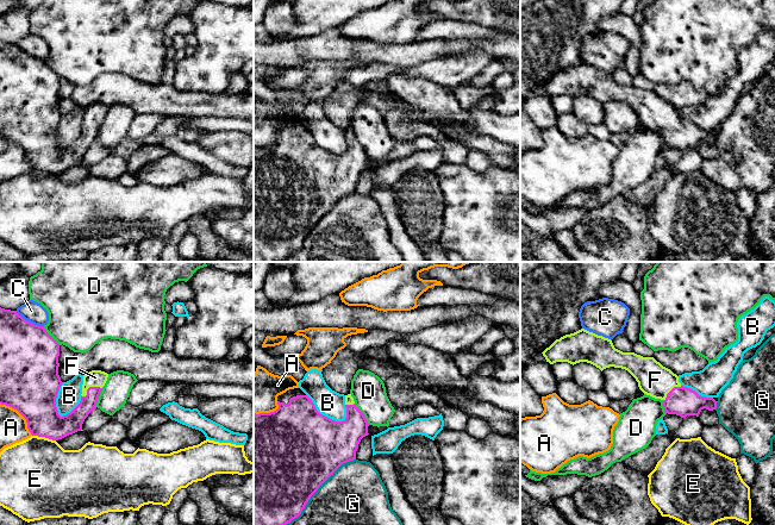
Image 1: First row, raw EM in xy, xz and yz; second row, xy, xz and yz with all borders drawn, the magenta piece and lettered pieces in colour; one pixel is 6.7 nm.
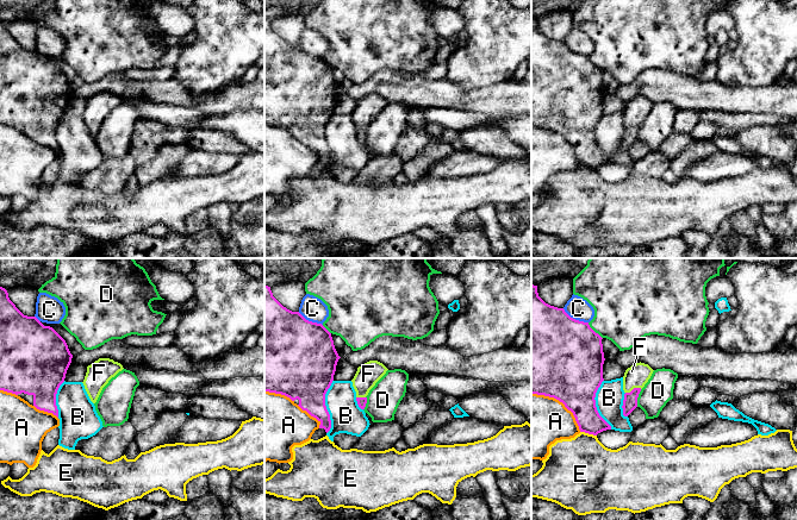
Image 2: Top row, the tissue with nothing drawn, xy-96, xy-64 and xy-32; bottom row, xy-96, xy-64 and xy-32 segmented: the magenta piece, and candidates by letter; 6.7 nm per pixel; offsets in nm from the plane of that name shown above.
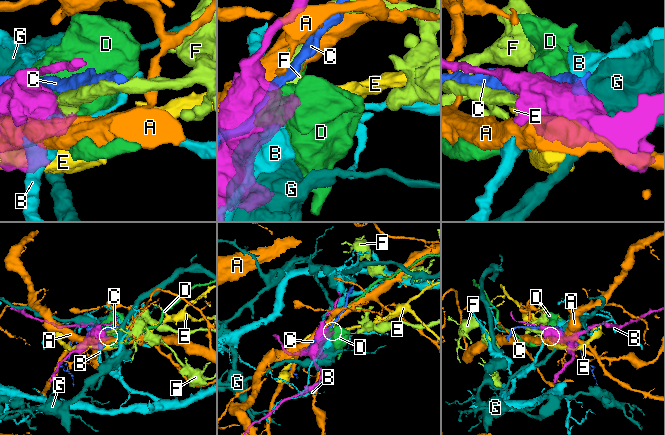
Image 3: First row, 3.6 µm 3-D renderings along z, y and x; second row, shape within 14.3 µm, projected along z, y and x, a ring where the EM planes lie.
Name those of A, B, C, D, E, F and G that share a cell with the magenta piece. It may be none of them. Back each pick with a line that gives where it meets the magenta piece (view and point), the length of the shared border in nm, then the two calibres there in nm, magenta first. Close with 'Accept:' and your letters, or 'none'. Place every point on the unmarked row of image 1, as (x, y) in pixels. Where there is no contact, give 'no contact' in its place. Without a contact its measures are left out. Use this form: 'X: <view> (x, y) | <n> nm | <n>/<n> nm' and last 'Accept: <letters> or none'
F: xy (89, 120) | 150 nm | 120/110 nm
Accept: F

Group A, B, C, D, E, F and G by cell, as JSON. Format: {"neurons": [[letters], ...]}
{"neurons": [["A"], ["B"], ["C"], ["D"], ["E"], ["F"], ["G"]]}

